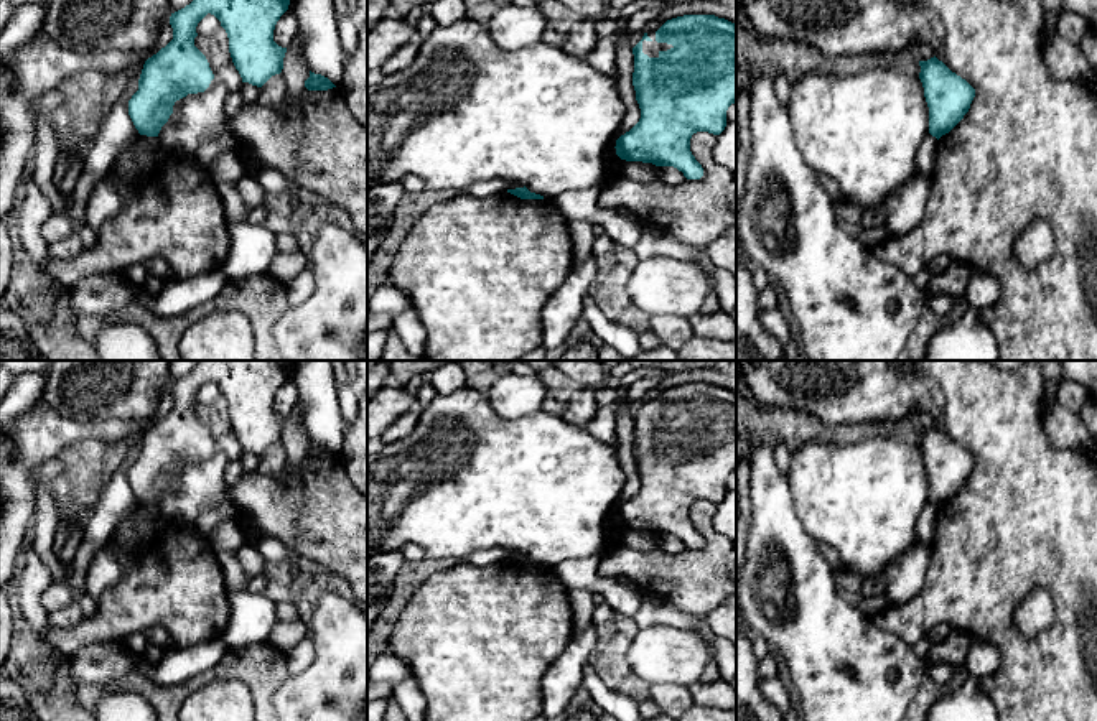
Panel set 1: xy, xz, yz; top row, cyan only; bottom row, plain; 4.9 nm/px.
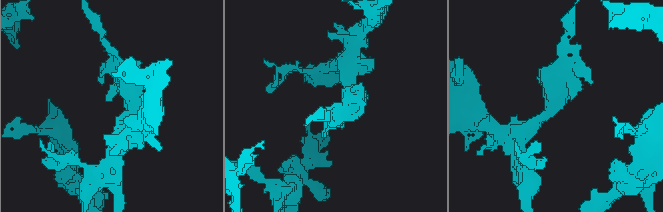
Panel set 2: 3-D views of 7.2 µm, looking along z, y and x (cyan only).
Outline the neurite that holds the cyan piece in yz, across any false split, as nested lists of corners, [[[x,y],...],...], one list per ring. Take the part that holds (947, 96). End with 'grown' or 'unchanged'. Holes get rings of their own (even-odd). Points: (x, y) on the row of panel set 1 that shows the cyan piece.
[[[936,56],[919,61],[919,79],[929,107],[929,133],[937,140],[969,112],[975,89]]] | unchanged

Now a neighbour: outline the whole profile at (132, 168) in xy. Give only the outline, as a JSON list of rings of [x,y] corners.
[[[158,137],[140,138],[115,160],[110,174],[97,183],[86,202],[84,226],[97,230],[104,222],[119,216],[132,194],[152,174],[161,150]]]

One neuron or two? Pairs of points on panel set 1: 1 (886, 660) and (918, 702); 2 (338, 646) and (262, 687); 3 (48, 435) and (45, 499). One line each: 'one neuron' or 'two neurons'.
1: two neurons
2: two neurons
3: two neurons

